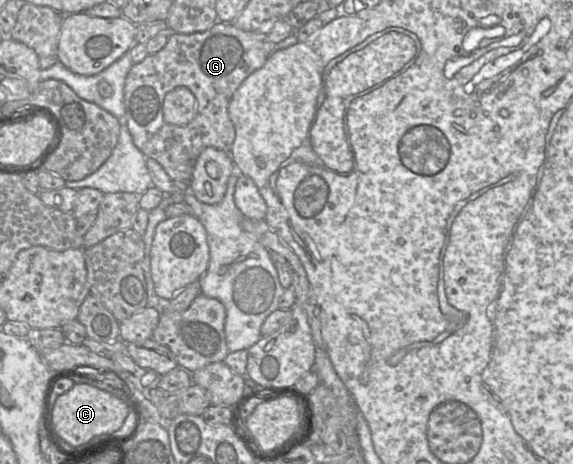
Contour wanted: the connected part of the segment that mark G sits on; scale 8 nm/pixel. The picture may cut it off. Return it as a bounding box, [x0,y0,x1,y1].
[124,21,273,191]

